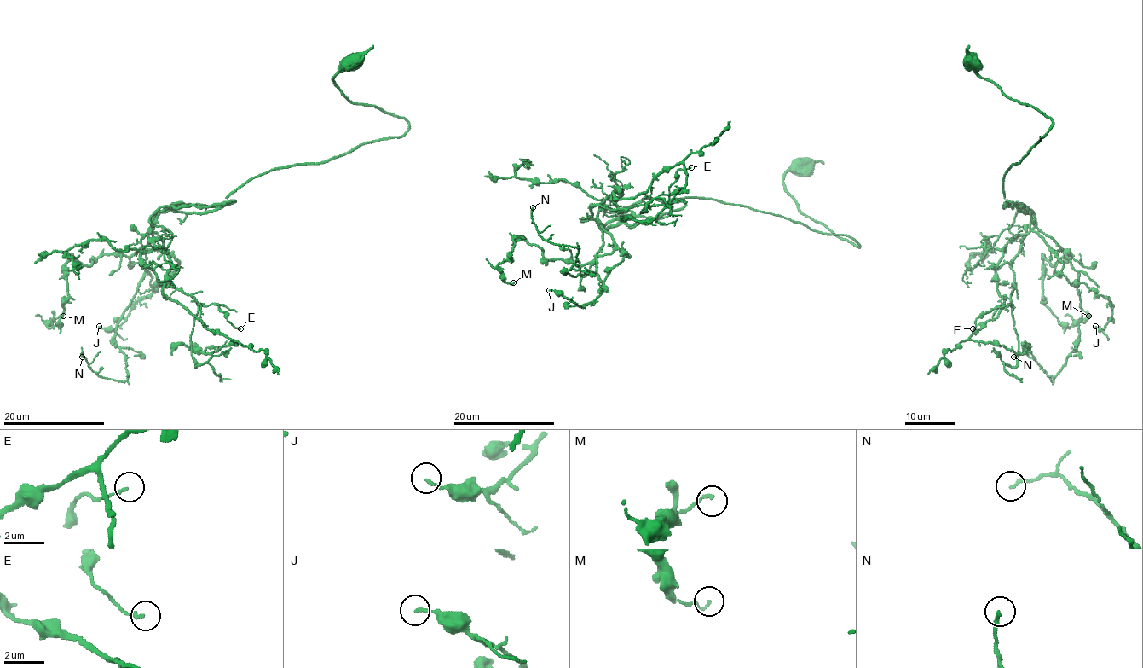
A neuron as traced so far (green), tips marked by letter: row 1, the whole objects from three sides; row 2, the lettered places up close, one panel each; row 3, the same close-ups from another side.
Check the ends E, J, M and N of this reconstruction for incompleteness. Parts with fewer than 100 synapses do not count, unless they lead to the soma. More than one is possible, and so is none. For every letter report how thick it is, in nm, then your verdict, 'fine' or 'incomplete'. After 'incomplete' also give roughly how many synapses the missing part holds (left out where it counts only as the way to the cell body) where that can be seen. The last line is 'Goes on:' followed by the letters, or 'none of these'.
E: 130 nm | fine
J: 150 nm | fine
M: 140 nm | fine
N: 160 nm | fine
Goes on: none of these

